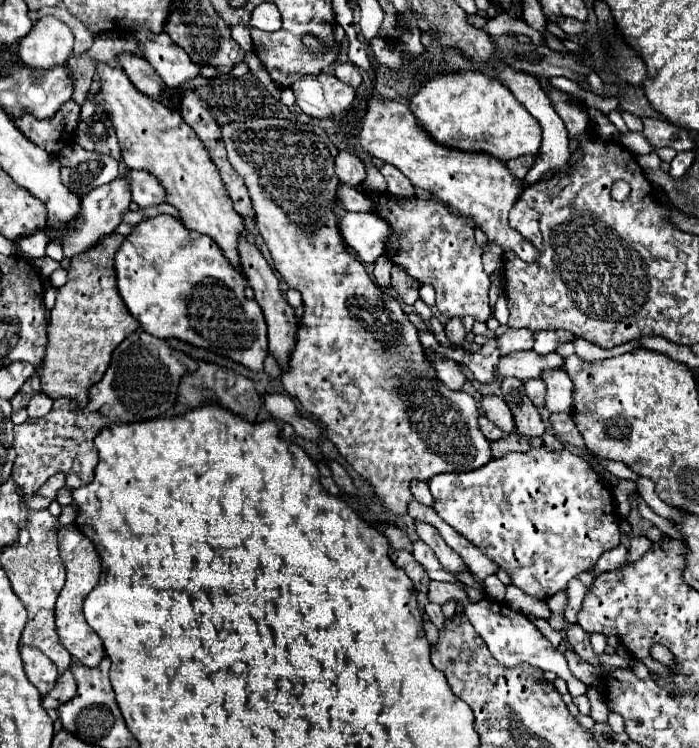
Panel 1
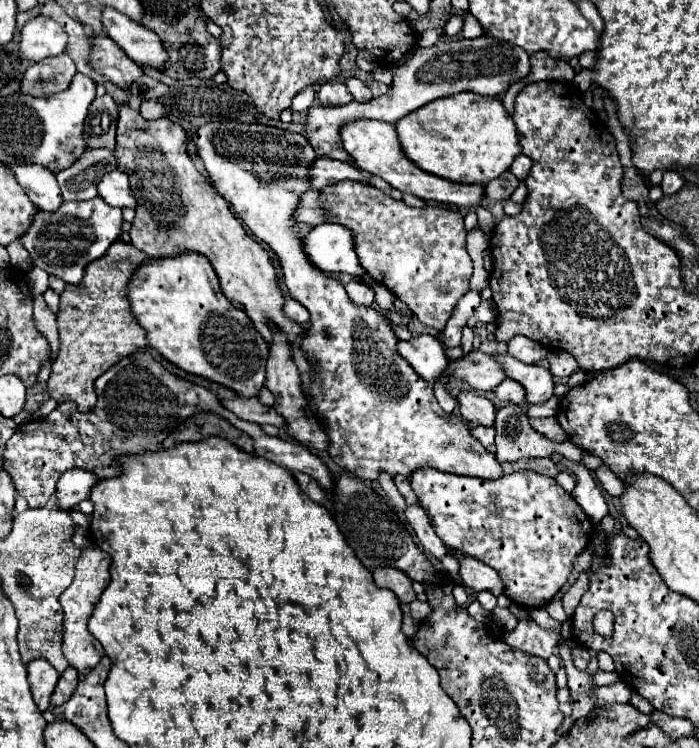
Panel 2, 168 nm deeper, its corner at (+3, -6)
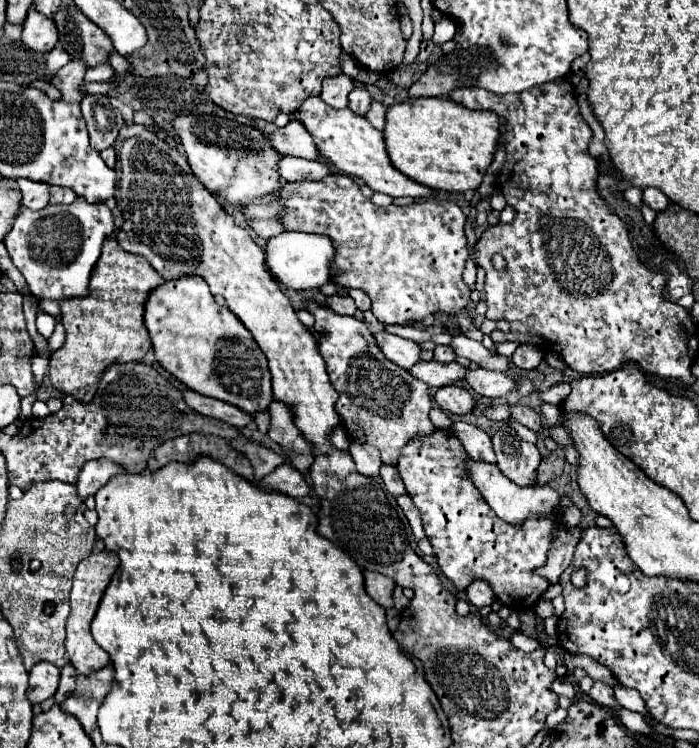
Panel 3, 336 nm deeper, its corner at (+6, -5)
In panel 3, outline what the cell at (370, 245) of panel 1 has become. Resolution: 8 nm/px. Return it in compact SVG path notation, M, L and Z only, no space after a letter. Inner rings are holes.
M283 232L275 238L269 238L265 248L265 266L269 274L289 290L315 290L321 288L329 280L329 264L333 262L333 244L329 238L319 234L303 234L303 232Z

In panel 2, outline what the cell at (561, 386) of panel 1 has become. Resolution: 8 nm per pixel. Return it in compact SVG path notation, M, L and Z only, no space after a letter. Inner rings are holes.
M508 353L494 355L494 357L502 363L506 375L510 379L514 379L522 387L526 387L526 399L532 405L542 405L554 395L554 379L548 369L544 369L540 365L524 365Z

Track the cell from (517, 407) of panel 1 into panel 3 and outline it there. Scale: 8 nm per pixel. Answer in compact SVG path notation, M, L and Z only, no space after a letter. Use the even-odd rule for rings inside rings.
M503 424L493 436L493 448L497 454L497 468L517 486L533 486L541 454L535 444L523 442L507 424Z

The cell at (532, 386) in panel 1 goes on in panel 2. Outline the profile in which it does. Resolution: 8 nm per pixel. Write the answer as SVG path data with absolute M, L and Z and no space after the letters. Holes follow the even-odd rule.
M506 379L500 383L500 387L494 389L494 393L498 395L498 399L508 401L508 403L516 403L516 405L526 405L526 391L524 387L520 387L520 383Z

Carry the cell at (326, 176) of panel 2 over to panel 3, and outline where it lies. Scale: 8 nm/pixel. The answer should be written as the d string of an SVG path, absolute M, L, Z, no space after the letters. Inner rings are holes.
M281 158L279 174L283 180L305 180L305 178L321 178L331 174L327 164L305 160L305 158Z

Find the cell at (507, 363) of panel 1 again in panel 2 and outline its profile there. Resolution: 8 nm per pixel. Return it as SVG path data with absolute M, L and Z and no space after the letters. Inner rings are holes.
M475 327L473 330L477 335L474 337L472 353L460 361L450 361L444 373L448 373L450 377L460 377L476 391L492 391L492 387L498 387L500 381L508 377L504 375L500 363L496 363L494 357L488 357L476 350L480 347L481 338Z

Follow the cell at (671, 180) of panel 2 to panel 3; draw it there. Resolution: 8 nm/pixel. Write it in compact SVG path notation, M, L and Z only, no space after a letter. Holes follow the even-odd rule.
M647 188L647 190L643 190L643 200L645 200L645 204L647 204L651 210L655 210L655 212L661 212L661 210L665 210L665 208L669 206L667 196L665 196L661 190L657 190L657 188Z

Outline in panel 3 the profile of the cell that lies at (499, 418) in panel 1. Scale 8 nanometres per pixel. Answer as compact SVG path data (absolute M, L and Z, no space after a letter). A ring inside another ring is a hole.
M455 384L437 388L433 394L433 402L441 410L451 412L451 414L467 414L475 406L475 400L469 394L469 390L463 386L455 386Z

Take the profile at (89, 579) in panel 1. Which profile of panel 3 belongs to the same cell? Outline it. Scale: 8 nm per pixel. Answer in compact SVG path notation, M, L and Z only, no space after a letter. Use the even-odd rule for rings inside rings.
M103 550L97 554L91 554L89 558L85 558L79 566L77 572L73 576L73 590L71 590L71 614L67 620L67 640L65 640L65 648L69 654L71 664L75 666L75 670L79 674L89 674L95 670L101 670L109 664L109 654L93 640L91 636L91 620L97 612L97 606L101 602L101 596L105 592L105 588L111 582L111 576L115 574L119 566L119 556L115 552Z

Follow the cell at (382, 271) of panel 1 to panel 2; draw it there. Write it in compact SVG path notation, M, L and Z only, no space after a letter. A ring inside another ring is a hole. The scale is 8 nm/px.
M350 281L350 283L346 283L346 291L348 291L348 297L350 297L354 303L374 305L374 293L372 293L372 289L370 289L366 283Z

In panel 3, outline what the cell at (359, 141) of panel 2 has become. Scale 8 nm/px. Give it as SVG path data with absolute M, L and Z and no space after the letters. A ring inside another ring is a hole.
M319 96L307 98L297 110L295 110L295 120L303 122L307 126L309 134L313 136L313 142L317 144L317 150L323 154L323 158L333 164L339 172L363 180L373 192L387 194L391 198L395 196L411 196L411 198L423 198L431 196L433 190L405 178L397 168L391 166L385 150L385 140L383 132L375 130L363 116L353 114L349 108L337 110L327 106Z

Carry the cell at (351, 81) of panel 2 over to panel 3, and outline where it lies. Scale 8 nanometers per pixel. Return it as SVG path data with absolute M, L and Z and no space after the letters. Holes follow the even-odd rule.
M357 86L357 88L349 94L349 108L351 108L355 114L365 116L365 112L369 110L369 104L371 104L371 96L369 96L369 92L367 92L363 86Z

